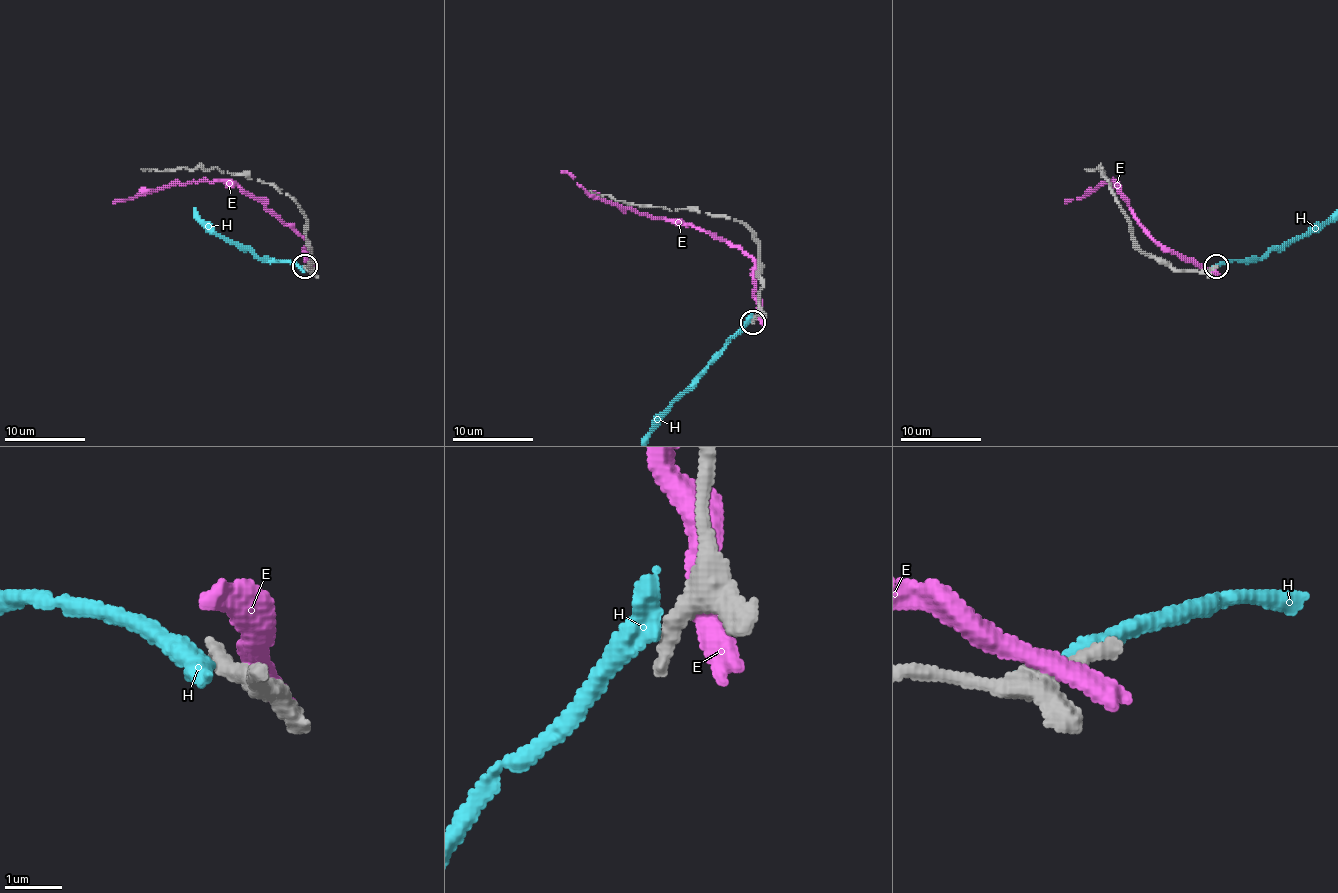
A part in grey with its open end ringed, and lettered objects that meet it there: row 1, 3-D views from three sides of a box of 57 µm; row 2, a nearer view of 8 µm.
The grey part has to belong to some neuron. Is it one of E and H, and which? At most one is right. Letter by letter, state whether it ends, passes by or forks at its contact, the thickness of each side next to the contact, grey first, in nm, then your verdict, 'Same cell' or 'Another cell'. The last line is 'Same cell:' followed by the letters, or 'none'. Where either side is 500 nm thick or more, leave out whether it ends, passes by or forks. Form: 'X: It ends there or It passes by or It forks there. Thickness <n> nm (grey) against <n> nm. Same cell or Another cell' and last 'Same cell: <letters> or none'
E: It passes by. Thickness 360 nm (grey) against 360 nm. Another cell
H: It ends there. Thickness 400 nm (grey) against 480 nm. Another cell
Same cell: none

